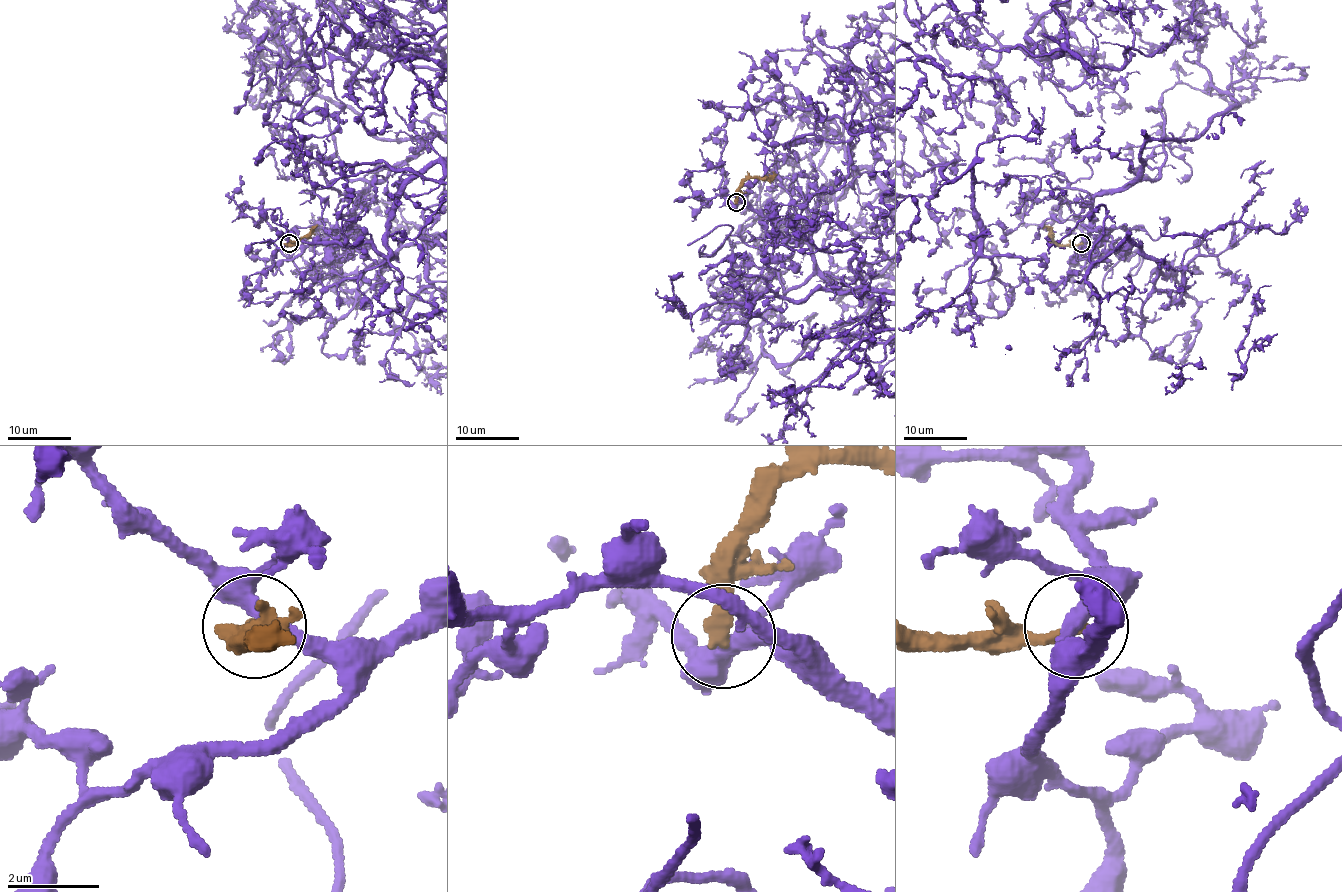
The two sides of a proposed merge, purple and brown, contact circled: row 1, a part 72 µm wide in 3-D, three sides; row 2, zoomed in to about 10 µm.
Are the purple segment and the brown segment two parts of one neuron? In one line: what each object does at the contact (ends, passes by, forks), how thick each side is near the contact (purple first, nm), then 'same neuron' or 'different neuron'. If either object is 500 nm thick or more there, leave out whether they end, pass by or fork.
purple forks there; brown ends there; 300 nm thick on the purple side, 340 nm on the other; different neuron

